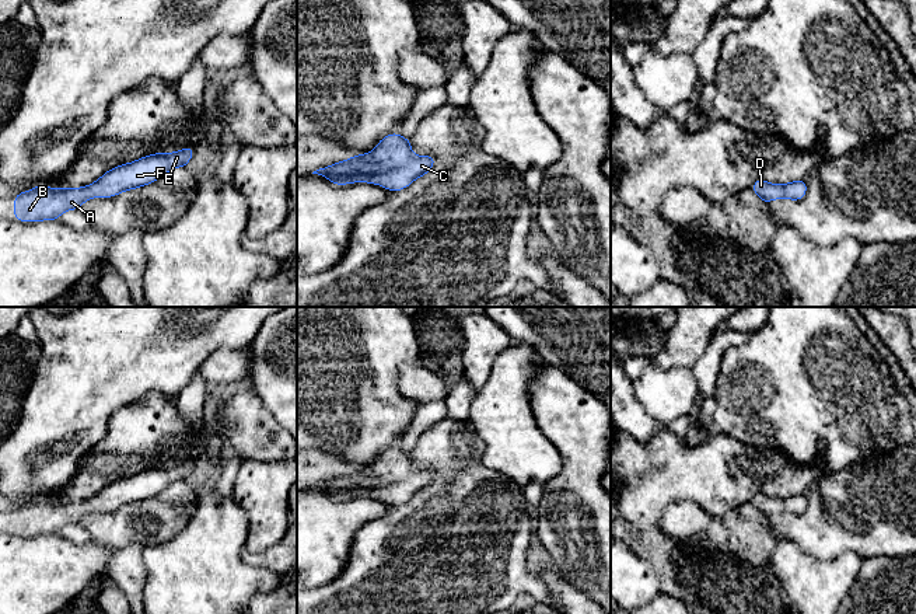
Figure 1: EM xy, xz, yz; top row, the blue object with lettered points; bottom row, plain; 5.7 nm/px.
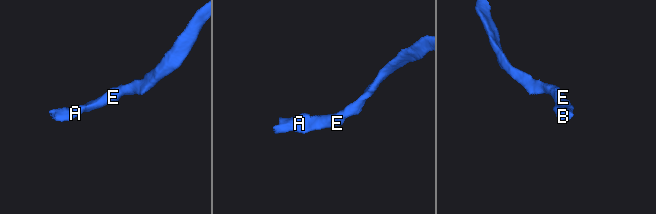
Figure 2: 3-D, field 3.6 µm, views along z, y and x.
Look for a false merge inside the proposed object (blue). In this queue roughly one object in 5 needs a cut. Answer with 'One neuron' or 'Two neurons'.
One neuron

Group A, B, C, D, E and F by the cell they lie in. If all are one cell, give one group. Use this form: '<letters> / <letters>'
A B C D E F

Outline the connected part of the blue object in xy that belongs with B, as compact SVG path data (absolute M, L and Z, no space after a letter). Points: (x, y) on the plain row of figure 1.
M190 460L175 467L150 468L120 478L91 499L76 503L38 499L14 510L14 531L17 535L57 534L63 526L80 523L90 512L112 512L148 499L176 481L186 481L192 470Z

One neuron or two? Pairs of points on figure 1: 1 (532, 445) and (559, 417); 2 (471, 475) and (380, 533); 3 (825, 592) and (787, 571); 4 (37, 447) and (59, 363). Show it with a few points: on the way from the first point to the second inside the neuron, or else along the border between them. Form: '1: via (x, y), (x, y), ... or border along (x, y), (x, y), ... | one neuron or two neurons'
1: border along (530, 403), (539, 431), (558, 450), (560, 461) | two neurons
2: via (448, 498), (432, 515), (423, 515), (402, 533) | one neuron
3: via (815, 588), (797, 572) | one neuron
4: via (58, 426), (59, 384) | one neuron

